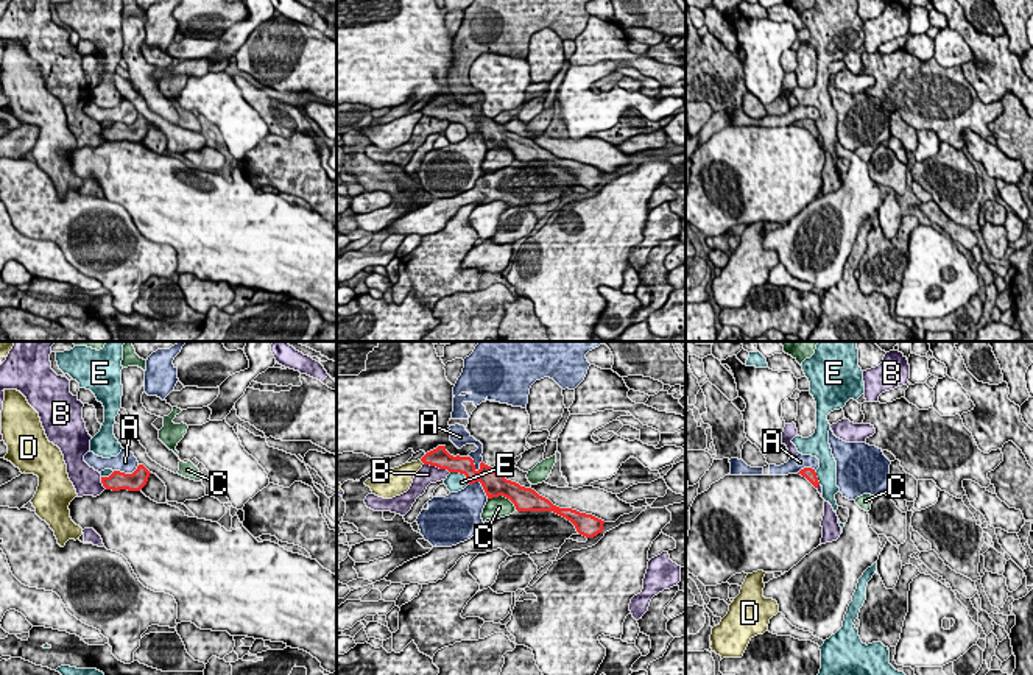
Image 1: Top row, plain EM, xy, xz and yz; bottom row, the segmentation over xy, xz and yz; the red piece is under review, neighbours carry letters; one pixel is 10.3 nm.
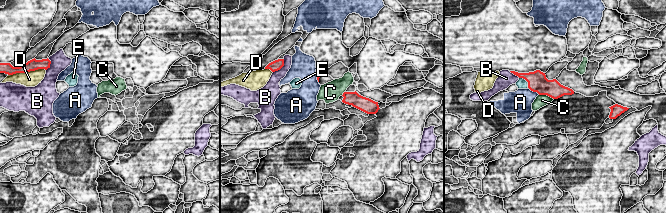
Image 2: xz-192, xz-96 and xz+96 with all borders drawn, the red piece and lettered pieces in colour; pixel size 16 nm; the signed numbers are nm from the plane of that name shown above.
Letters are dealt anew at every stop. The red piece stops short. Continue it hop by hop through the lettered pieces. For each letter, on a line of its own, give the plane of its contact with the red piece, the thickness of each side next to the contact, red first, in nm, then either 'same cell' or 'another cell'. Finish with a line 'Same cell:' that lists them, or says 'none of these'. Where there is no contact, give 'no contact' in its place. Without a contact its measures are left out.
A: meets red in xz; 220 nm thick on the red side, 100 nm on the other; another cell
B: meets red in xz; 200 nm thick on the red side, 200 nm on the other; another cell
C: meets red in xz; 260 nm thick on the red side, 220 nm on the other; another cell
D: meets red in xz; 200 nm thick on the red side, 200 nm on the other; another cell
E: meets red in xz; 190 nm thick on the red side, 200 nm on the other; another cell
Same cell: none of these

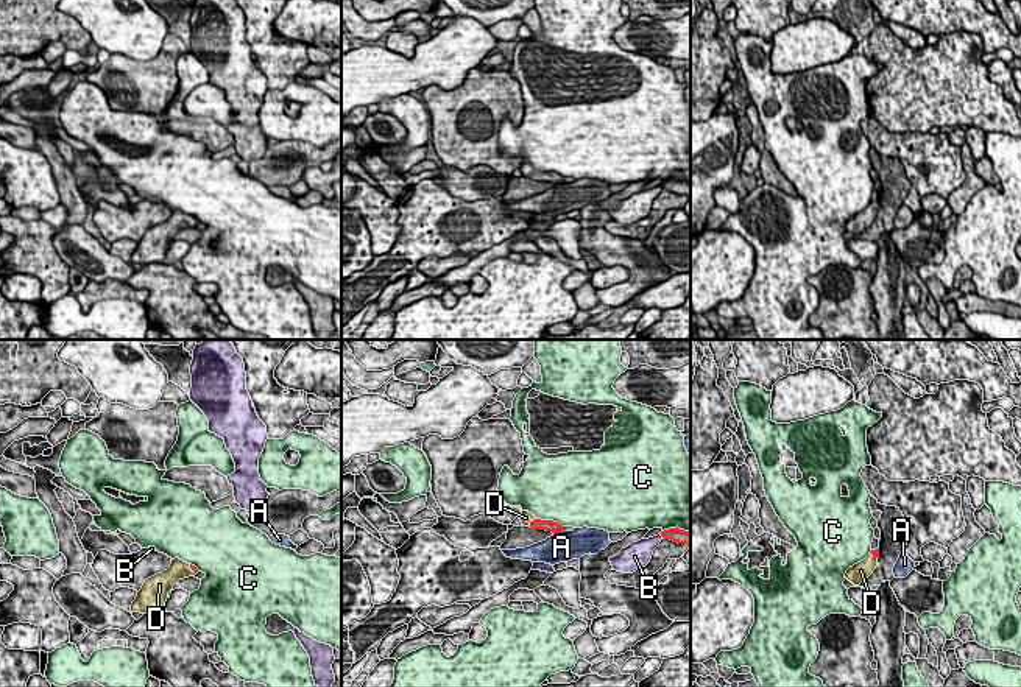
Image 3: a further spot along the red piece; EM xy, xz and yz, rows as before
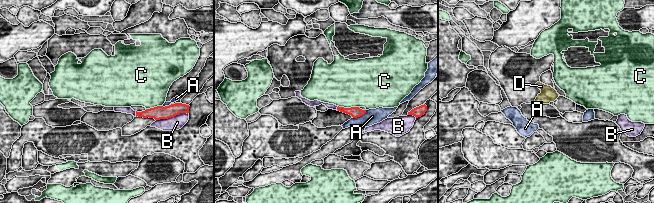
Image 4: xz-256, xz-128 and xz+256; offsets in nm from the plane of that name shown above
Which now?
A: meets red in xz; 130 nm thick on the red side, 320 nm on the other; another cell
B: meets red in yz; 70 nm thick on the red side, 90 nm on the other; another cell
C: meets red in xz; 130 nm thick on the red side, 480 nm on the other; another cell
D: meets red in xz; 130 nm thick on the red side, 130 nm on the other; same cell
Same cell: D

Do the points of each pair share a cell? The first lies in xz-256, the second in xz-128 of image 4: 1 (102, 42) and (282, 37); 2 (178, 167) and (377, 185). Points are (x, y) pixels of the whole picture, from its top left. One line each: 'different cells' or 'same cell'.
1: different cells
2: different cells

